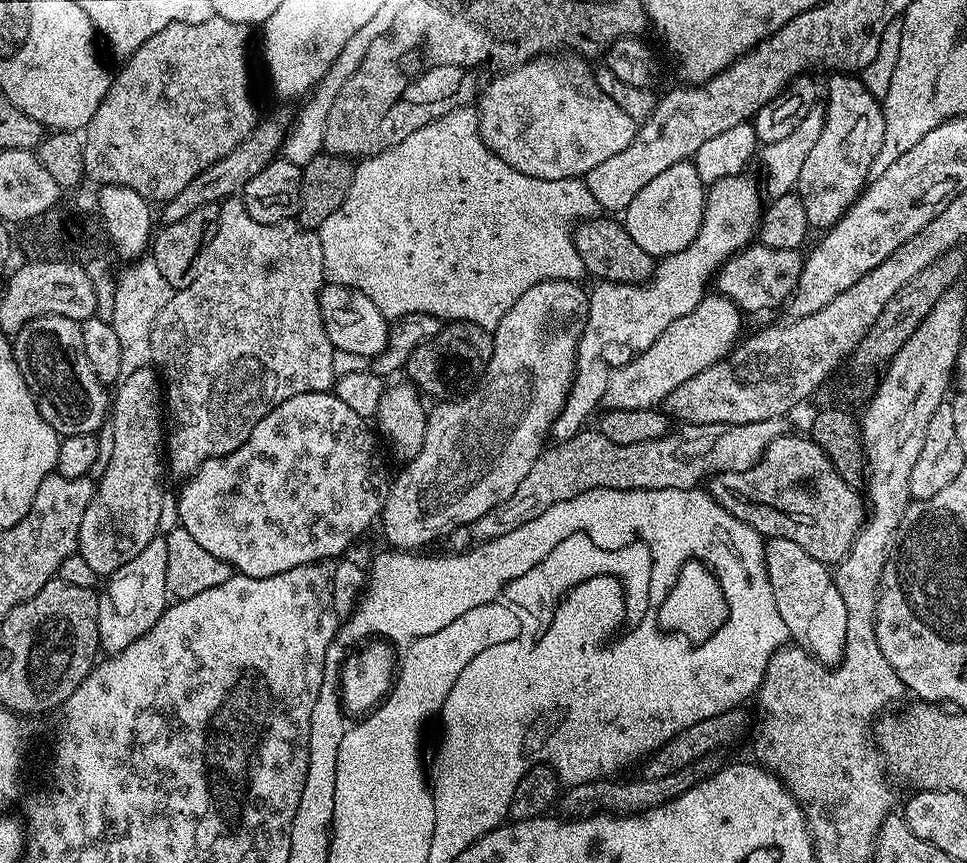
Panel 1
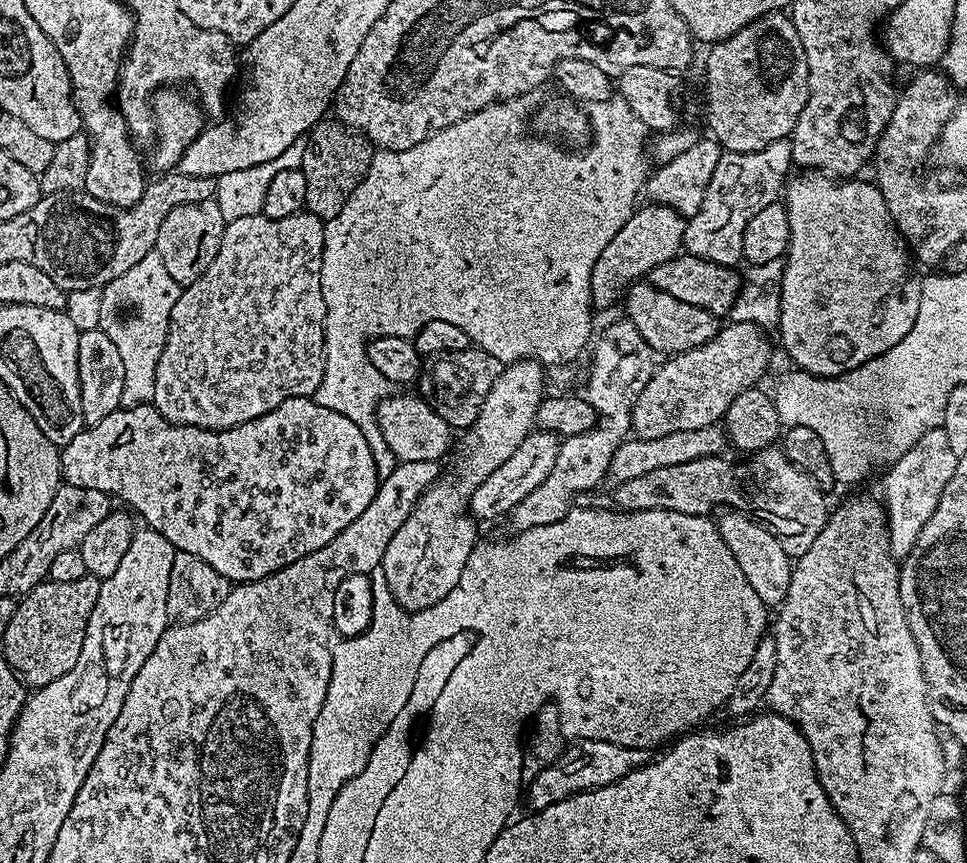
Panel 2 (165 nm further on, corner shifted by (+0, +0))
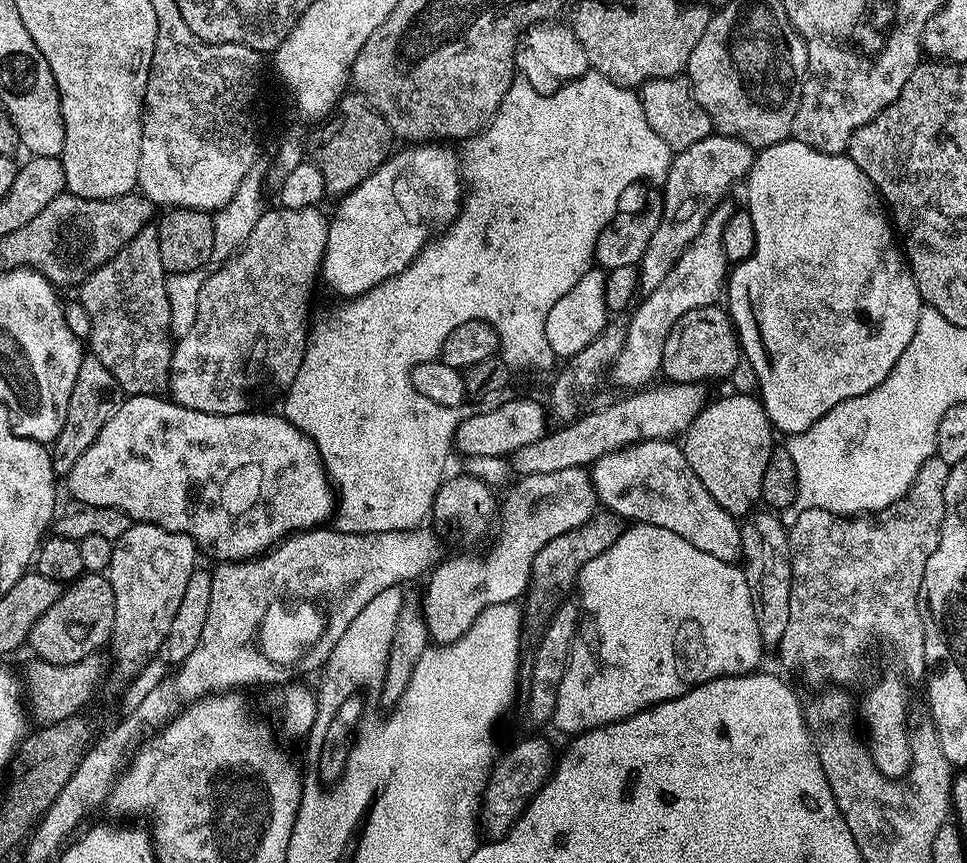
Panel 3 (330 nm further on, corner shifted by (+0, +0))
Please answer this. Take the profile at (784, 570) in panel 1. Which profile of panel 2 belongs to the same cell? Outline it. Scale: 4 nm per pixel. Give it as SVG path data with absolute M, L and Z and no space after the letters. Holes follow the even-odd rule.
M731 510L725 511L723 514L725 516L718 520L720 537L722 542L726 542L730 554L734 554L734 562L738 562L738 566L742 566L742 574L746 574L746 582L750 582L754 594L758 594L758 598L762 598L765 606L783 604L790 586L793 565L786 550L782 550L782 546L774 538L774 534L770 534L770 530L766 530L758 522Z

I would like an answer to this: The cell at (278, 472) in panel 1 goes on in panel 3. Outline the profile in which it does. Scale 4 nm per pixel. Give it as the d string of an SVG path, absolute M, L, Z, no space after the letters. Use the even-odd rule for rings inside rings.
M163 395L128 396L118 411L112 415L110 422L102 426L90 450L86 450L86 454L82 454L78 462L74 462L74 470L70 470L70 474L66 477L66 484L72 491L71 499L75 503L117 508L125 512L127 516L131 516L133 521L156 524L159 528L165 528L171 532L185 532L203 555L205 552L206 555L213 556L213 561L216 562L250 560L253 556L262 556L268 549L276 547L285 536L327 525L334 512L334 485L328 478L328 471L325 470L324 463L320 460L314 442L282 414L271 416L268 412L251 412L251 410L225 416L206 414L198 410L190 410Z

